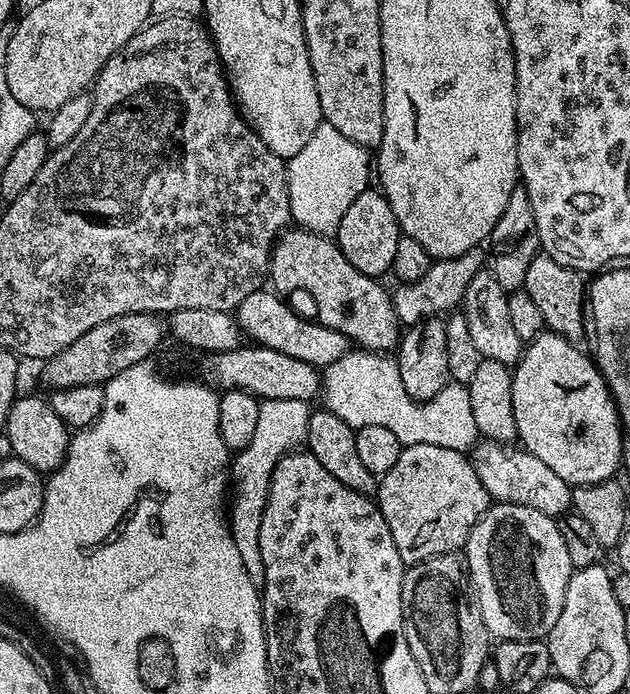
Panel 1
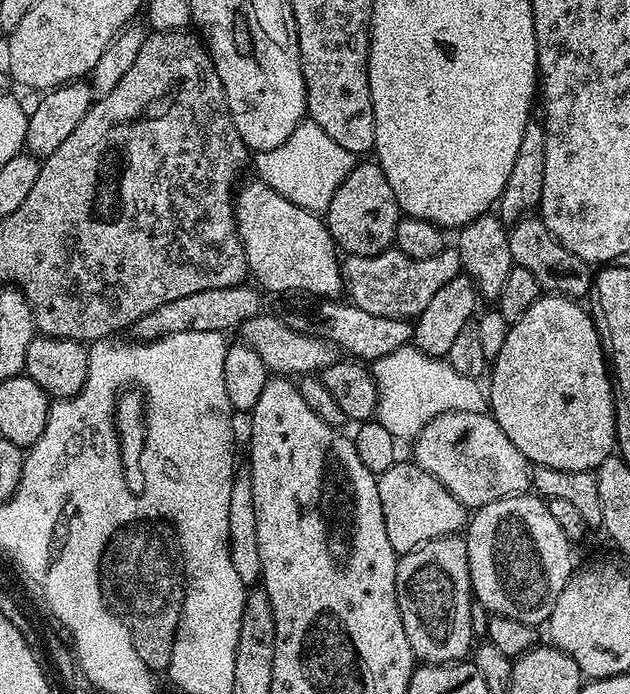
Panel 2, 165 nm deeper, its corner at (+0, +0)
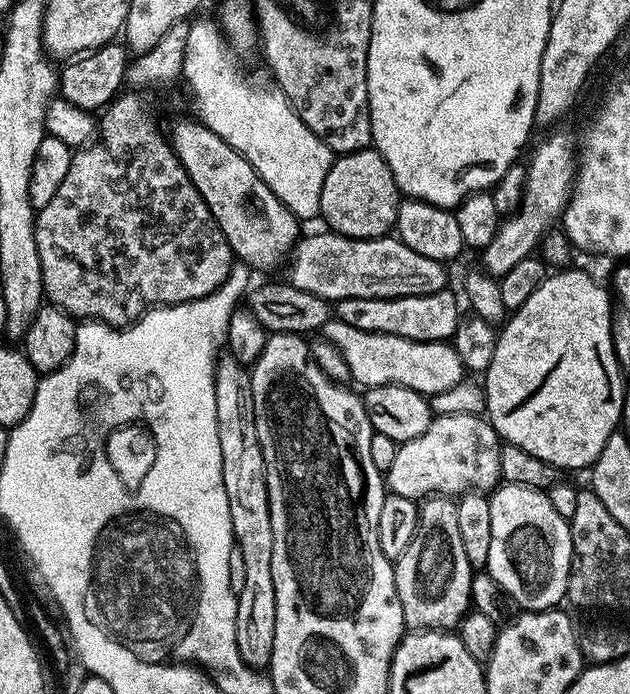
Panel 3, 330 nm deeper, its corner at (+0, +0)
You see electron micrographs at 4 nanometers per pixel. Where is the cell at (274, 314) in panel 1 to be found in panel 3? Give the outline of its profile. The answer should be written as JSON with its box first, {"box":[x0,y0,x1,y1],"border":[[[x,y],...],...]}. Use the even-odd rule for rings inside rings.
{"box":[335,290,462,341],"border":[[[451,290],[434,294],[414,294],[402,298],[346,298],[335,301],[335,319],[350,322],[350,326],[358,326],[358,330],[370,330],[382,334],[394,334],[398,338],[411,340],[443,340],[451,341],[454,330],[458,326],[462,309]]]}

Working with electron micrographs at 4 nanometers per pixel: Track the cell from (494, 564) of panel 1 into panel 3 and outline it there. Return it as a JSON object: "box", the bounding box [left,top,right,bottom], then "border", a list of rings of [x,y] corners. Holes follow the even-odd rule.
{"box":[486,483,572,612],"border":[[[501,483],[490,496],[490,558],[486,571],[514,598],[517,609],[544,612],[568,595],[572,535],[570,523],[550,506],[547,491]]]}

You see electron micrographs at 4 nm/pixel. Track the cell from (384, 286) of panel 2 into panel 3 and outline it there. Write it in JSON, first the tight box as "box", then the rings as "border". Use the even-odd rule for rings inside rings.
{"box":[287,230,448,302],"border":[[[323,230],[324,232],[316,232],[313,236],[308,234],[301,235],[300,239],[296,241],[296,247],[292,249],[290,257],[290,265],[292,269],[289,270],[287,279],[298,290],[306,290],[310,294],[318,294],[326,301],[335,302],[338,300],[345,300],[353,296],[354,298],[402,298],[403,296],[413,296],[414,294],[434,294],[435,292],[445,291],[448,276],[444,273],[445,265],[434,258],[426,258],[423,254],[417,254],[416,251],[410,250],[410,246],[406,246],[395,235],[389,234],[387,236],[379,236],[373,240],[355,240],[349,236],[339,236],[334,231]]]}

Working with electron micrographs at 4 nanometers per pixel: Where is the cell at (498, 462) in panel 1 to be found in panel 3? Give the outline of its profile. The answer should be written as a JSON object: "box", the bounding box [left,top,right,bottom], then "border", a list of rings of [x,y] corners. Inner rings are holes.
{"box":[386,412,502,501],"border":[[[446,412],[437,415],[430,426],[413,440],[399,445],[394,462],[386,474],[386,488],[393,496],[402,496],[419,501],[429,494],[459,497],[471,490],[492,490],[501,483],[500,445],[502,441],[492,424],[483,415],[474,412]]]}

